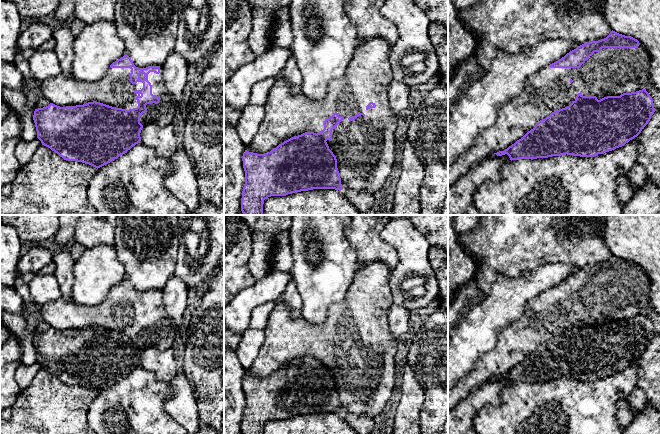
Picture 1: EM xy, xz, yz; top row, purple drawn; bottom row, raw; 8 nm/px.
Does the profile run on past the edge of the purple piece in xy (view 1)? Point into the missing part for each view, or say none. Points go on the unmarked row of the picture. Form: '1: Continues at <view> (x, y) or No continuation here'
1: No continuation here

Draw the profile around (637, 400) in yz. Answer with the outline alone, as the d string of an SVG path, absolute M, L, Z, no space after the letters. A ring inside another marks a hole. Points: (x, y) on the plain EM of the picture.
M636 387L632 394L628 397L628 403L632 412L635 415L638 415L646 404L646 393L639 387Z

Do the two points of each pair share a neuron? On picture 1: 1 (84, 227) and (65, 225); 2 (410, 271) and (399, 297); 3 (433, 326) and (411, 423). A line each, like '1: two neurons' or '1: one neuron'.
1: two neurons
2: one neuron
3: two neurons

